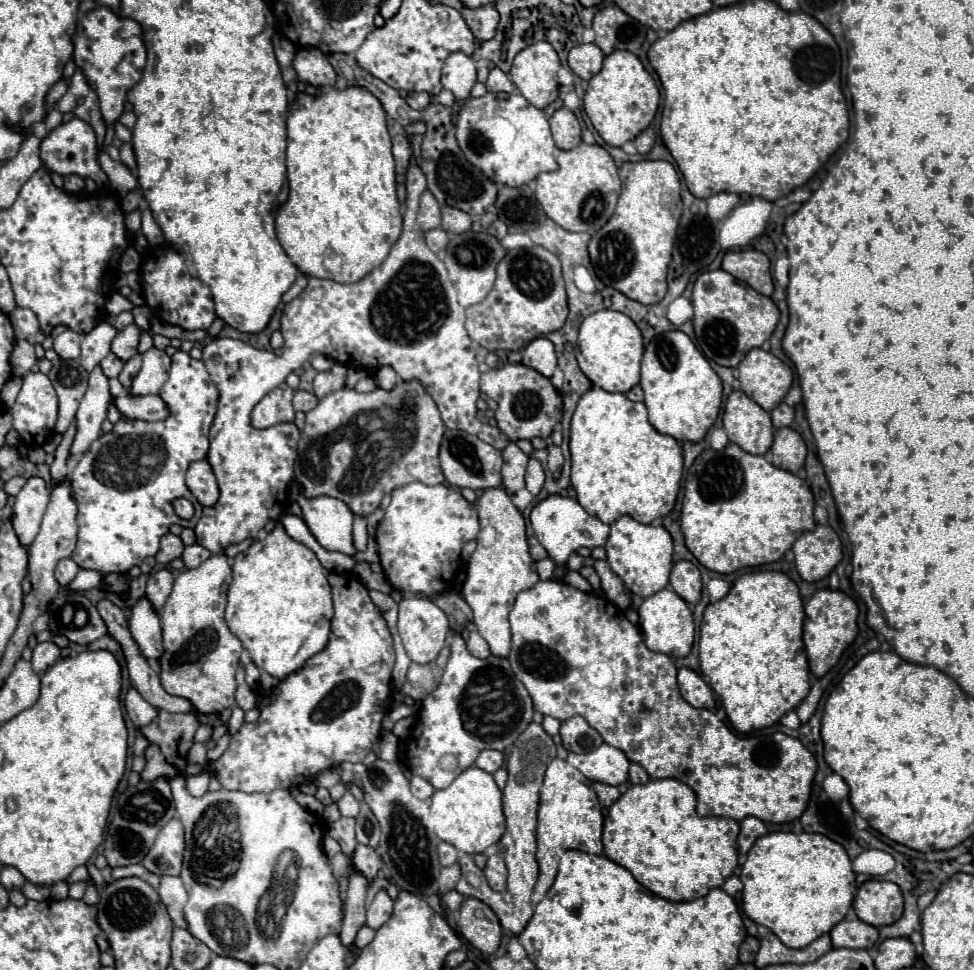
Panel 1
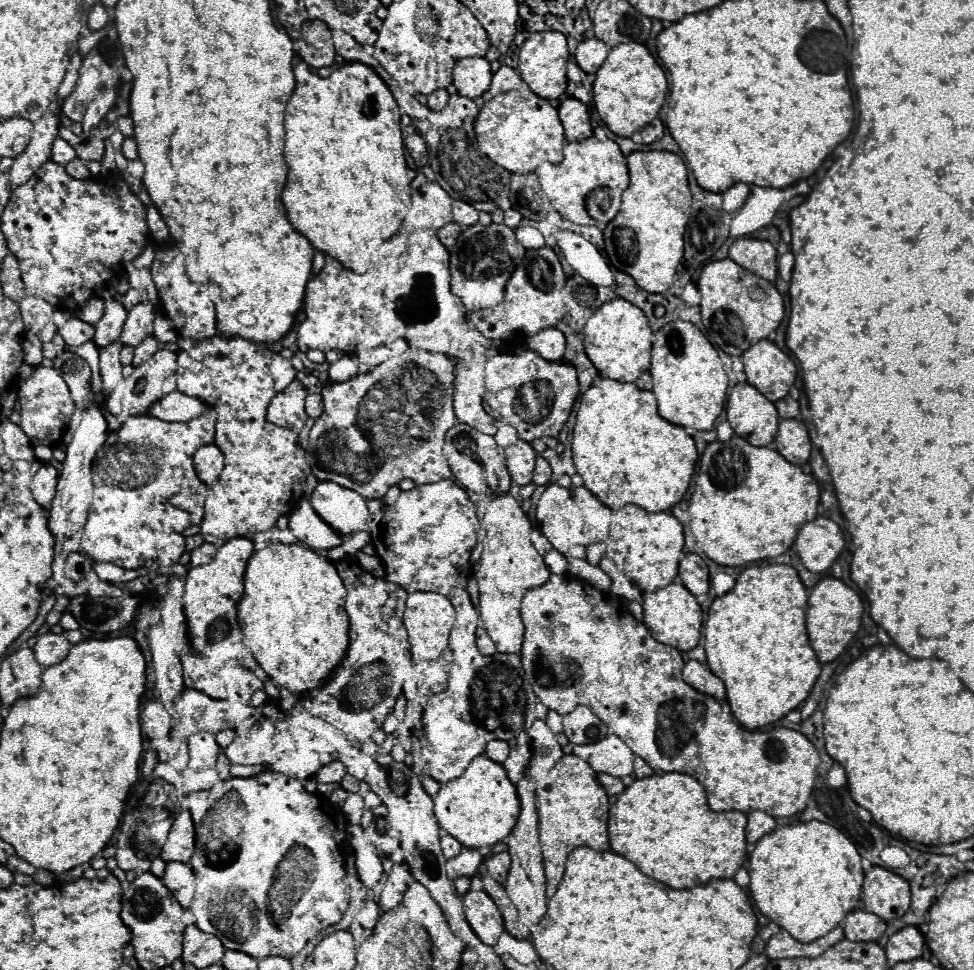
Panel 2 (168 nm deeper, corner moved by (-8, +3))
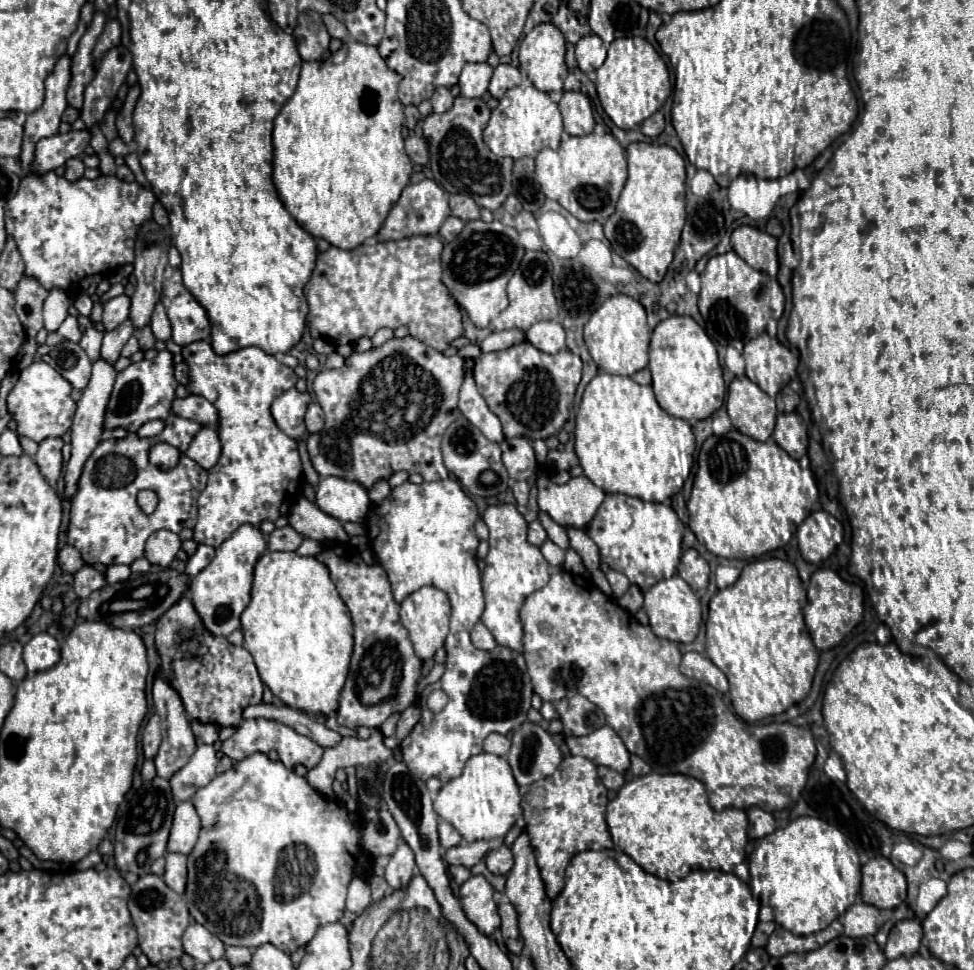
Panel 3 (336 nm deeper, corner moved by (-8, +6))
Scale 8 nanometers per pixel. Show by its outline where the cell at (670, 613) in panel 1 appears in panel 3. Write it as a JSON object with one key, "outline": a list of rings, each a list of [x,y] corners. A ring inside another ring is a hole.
{"outline":[[[673,575],[671,579],[661,579],[649,591],[645,591],[643,609],[657,637],[677,641],[677,643],[691,643],[697,637],[697,631],[701,625],[701,603],[695,597],[693,589],[679,575]]]}

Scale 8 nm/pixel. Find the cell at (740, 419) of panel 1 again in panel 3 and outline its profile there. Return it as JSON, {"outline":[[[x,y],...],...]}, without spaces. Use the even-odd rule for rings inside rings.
{"outline":[[[745,375],[735,377],[727,393],[727,411],[733,427],[757,441],[767,441],[773,435],[777,409],[775,399],[761,391]]]}

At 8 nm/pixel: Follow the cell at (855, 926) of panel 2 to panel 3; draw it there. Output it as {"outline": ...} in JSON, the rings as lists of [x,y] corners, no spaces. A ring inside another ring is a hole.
{"outline":[[[863,901],[853,903],[853,905],[839,917],[839,921],[841,921],[843,927],[845,927],[845,935],[849,935],[849,937],[875,935],[875,933],[879,931],[877,919],[879,919],[879,909],[873,907],[873,905],[869,905],[869,903],[863,903]]]}

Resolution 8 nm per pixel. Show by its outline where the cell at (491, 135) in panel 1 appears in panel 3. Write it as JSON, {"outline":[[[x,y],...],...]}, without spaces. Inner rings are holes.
{"outline":[[[525,81],[505,93],[503,99],[499,99],[499,105],[493,109],[489,125],[483,133],[485,143],[493,153],[499,157],[535,157],[541,149],[551,147],[557,149],[563,135],[563,123],[557,103],[549,99],[547,93],[539,91],[533,83]]]}

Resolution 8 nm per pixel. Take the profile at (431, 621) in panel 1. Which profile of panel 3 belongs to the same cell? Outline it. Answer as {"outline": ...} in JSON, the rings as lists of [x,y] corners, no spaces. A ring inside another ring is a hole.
{"outline":[[[421,587],[419,591],[411,593],[403,603],[401,603],[401,623],[405,625],[405,629],[411,635],[415,653],[421,659],[431,659],[435,655],[435,651],[439,647],[443,647],[445,637],[449,633],[449,613],[451,613],[451,605],[447,595],[437,589],[437,587]]]}

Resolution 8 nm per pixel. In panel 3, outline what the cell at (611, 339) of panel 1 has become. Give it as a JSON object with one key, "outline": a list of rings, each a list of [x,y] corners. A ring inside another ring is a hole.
{"outline":[[[629,295],[609,297],[585,325],[585,343],[597,363],[597,367],[611,375],[633,375],[639,369],[647,367],[649,361],[649,339],[651,327],[647,325],[647,313],[643,305]]]}

